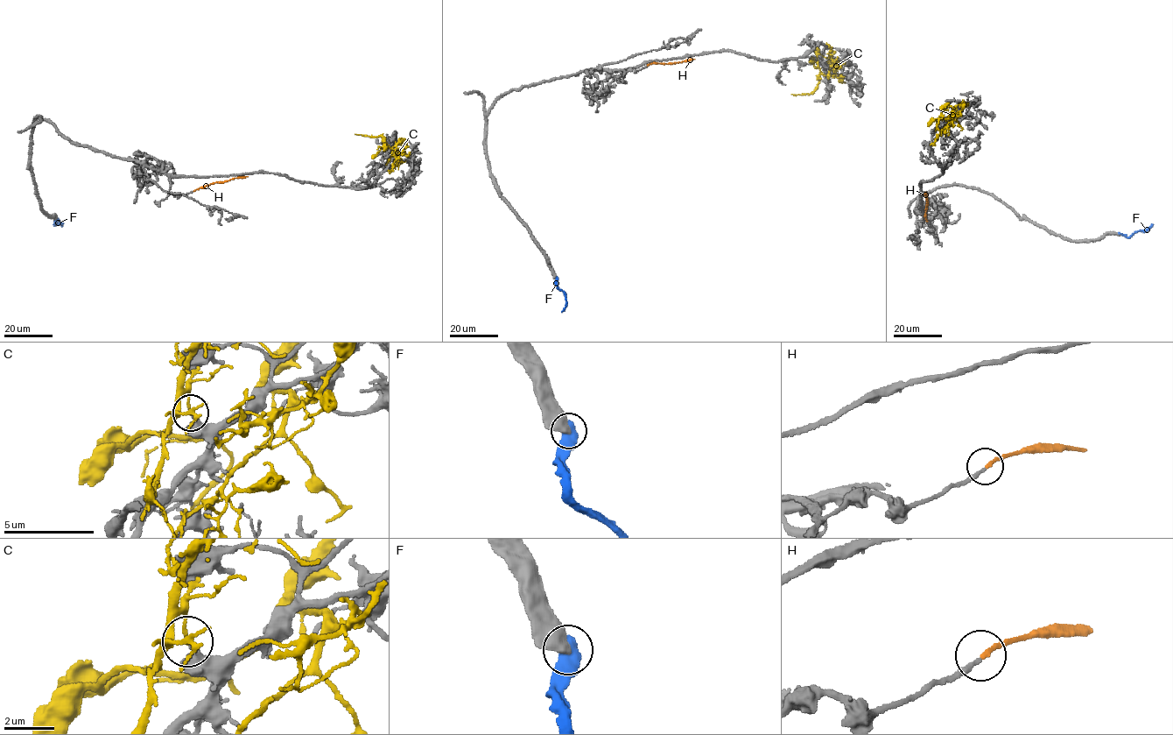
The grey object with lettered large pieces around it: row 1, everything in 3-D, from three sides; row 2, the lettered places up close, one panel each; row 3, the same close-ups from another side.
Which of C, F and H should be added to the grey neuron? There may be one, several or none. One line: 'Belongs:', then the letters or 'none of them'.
Belongs: H

